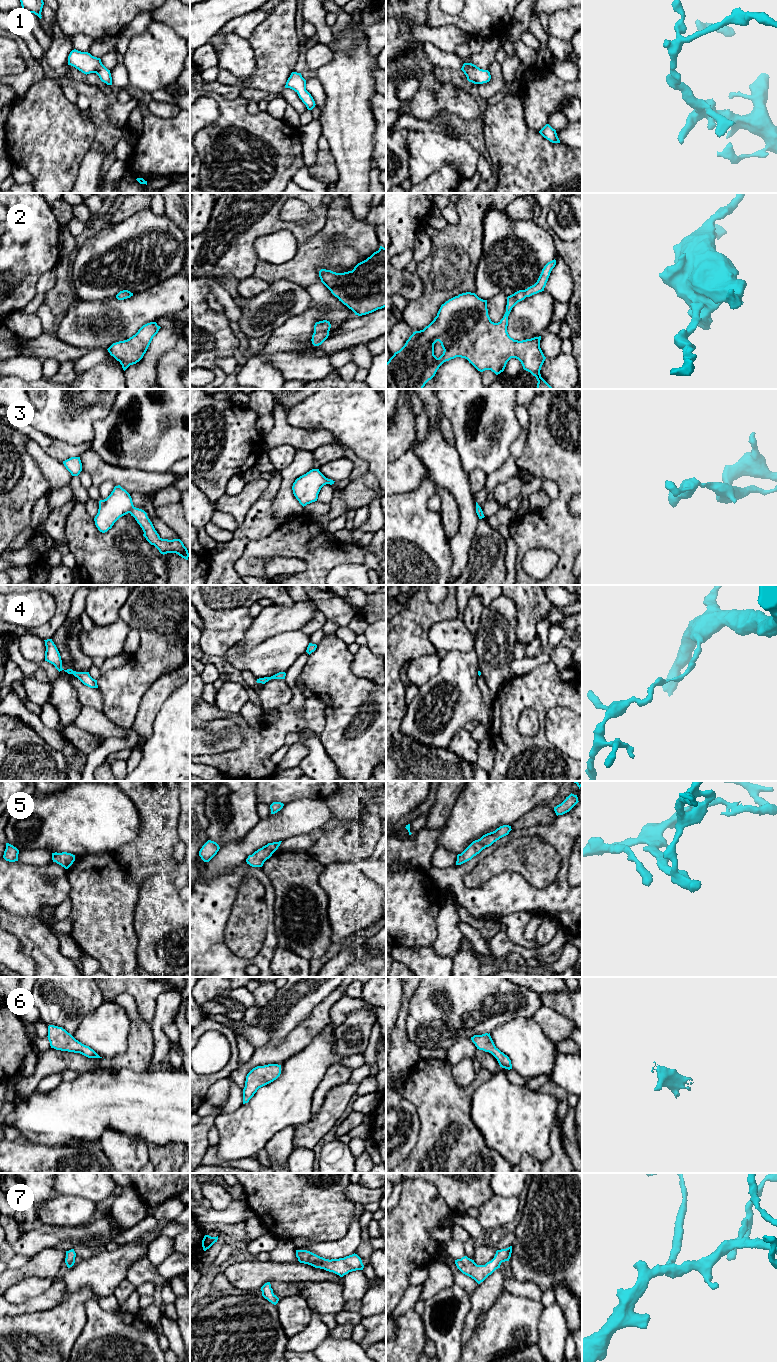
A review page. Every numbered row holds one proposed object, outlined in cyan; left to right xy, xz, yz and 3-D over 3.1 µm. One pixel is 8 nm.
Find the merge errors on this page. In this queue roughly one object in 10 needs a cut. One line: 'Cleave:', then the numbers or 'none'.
Cleave: none

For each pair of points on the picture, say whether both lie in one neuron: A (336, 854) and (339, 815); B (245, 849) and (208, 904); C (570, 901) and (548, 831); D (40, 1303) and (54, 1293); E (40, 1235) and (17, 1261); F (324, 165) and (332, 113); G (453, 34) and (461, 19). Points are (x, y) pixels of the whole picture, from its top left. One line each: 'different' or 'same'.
A: different
B: different
C: same
D: same
E: different
F: different
G: different

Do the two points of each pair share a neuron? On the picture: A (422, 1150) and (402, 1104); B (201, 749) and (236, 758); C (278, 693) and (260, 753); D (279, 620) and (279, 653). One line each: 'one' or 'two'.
A: two
B: two
C: two
D: two

